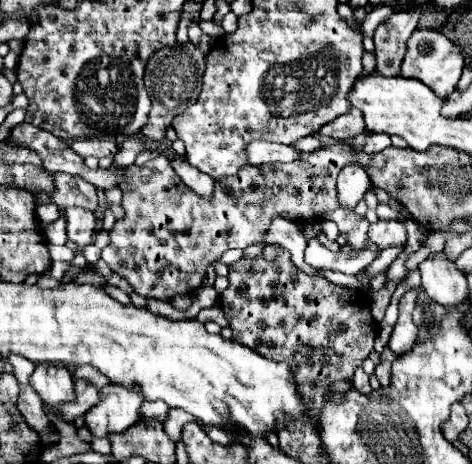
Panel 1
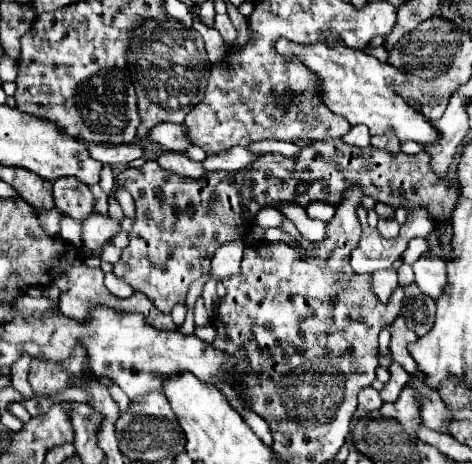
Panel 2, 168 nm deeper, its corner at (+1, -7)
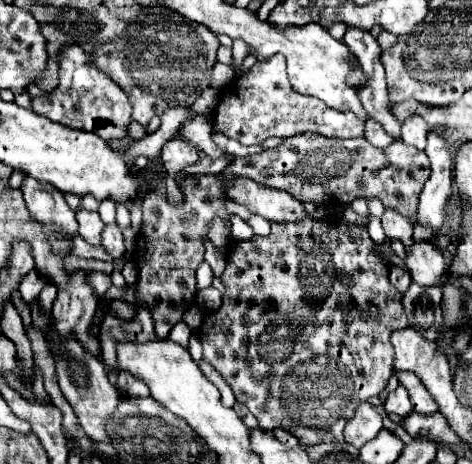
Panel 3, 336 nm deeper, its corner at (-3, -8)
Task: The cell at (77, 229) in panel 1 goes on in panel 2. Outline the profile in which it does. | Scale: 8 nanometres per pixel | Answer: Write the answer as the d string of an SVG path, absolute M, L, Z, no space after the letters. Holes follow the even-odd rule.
M93 213L89 219L85 219L81 223L81 227L83 227L83 233L81 233L83 247L93 253L97 253L105 243L109 243L113 239L113 235L117 235L117 231L119 231L117 221L103 217L99 213Z

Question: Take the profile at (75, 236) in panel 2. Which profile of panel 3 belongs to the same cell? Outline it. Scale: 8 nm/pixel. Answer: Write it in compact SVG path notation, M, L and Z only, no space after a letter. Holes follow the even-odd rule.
M77 210L77 222L79 222L79 234L93 246L101 244L101 232L105 224L101 222L97 212L87 212L87 210Z

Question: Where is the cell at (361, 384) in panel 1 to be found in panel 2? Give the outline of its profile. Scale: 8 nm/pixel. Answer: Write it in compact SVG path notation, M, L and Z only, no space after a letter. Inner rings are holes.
M363 387L359 391L359 405L357 405L357 413L365 415L367 411L377 411L383 405L383 399L379 397L379 391L375 391L373 387Z

